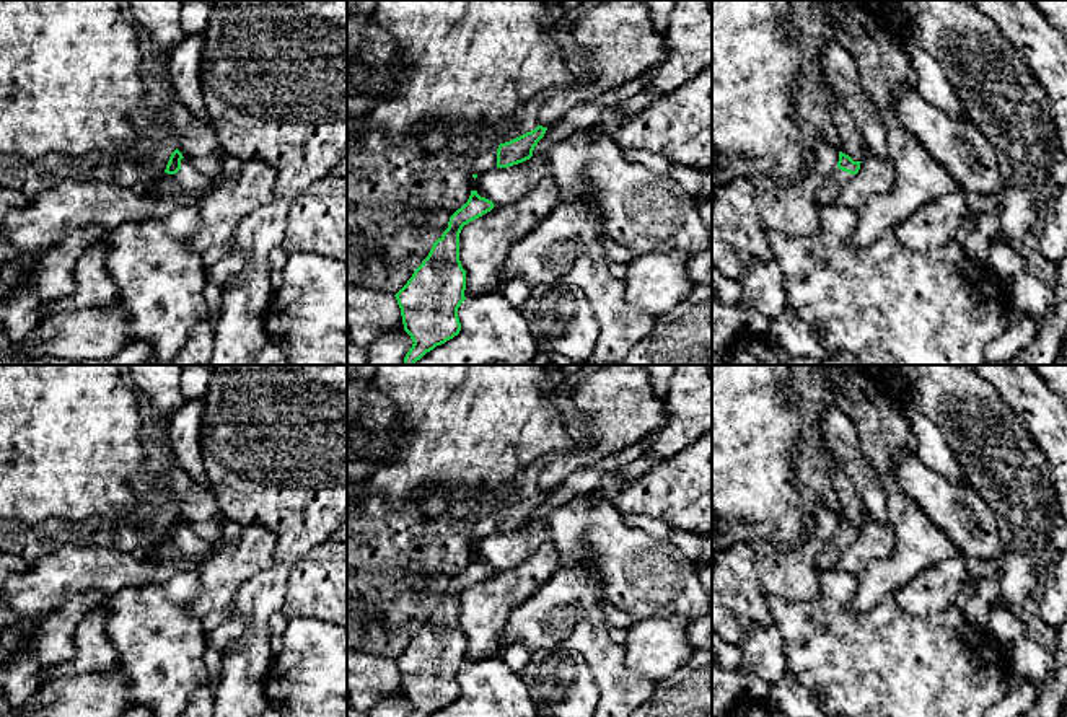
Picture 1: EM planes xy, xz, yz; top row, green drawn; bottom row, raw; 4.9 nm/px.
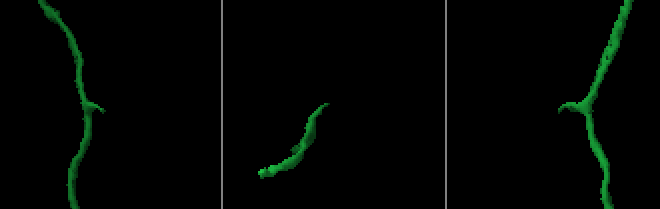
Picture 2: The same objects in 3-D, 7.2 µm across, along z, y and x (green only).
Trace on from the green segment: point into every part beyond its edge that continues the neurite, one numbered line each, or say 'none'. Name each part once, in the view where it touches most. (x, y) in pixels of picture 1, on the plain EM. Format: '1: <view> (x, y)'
1: xy (188, 543)

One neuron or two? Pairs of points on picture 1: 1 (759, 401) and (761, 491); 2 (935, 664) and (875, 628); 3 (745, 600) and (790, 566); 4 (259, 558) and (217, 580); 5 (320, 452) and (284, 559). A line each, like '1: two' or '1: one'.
1: one
2: one
3: one
4: one
5: one

